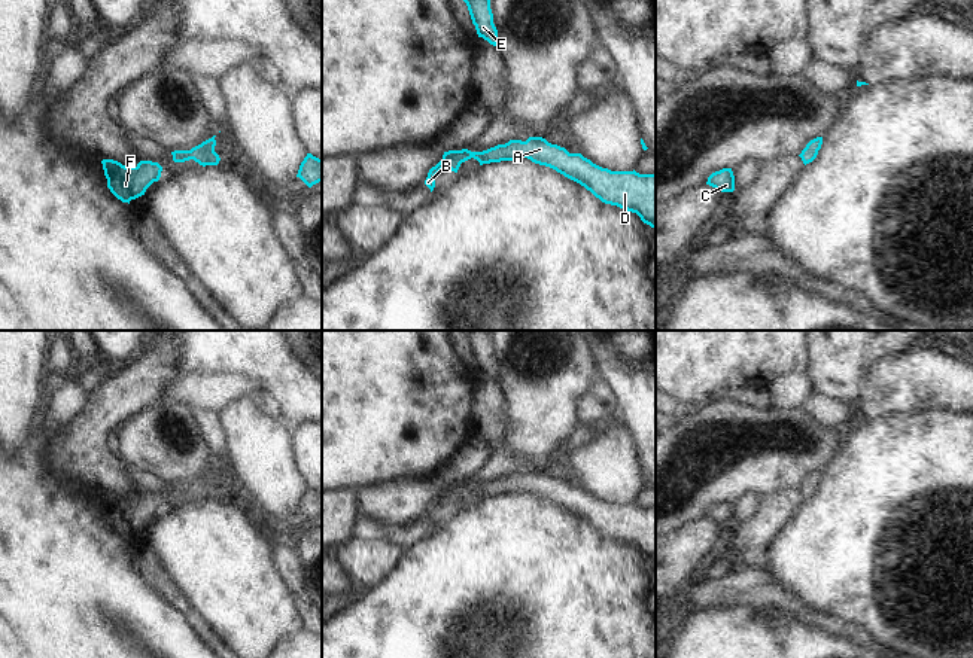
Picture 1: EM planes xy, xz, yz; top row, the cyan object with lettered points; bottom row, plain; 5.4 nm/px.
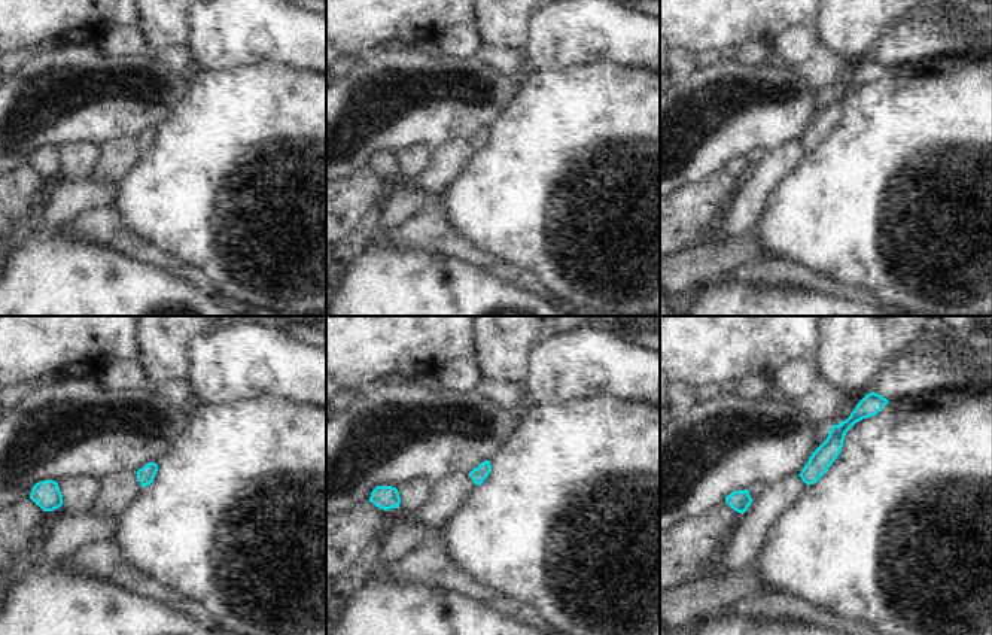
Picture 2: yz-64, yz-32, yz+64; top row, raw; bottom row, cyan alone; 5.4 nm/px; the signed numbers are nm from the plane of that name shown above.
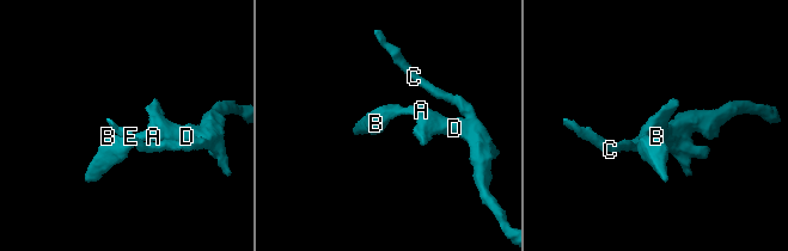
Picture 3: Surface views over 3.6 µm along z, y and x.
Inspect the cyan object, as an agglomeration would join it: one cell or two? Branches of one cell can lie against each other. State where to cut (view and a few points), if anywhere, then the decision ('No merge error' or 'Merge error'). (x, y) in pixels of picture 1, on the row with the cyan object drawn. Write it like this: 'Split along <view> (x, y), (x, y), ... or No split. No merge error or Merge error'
No split. No merge error.

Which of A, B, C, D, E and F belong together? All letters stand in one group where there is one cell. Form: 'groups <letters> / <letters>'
groups A B C D E F

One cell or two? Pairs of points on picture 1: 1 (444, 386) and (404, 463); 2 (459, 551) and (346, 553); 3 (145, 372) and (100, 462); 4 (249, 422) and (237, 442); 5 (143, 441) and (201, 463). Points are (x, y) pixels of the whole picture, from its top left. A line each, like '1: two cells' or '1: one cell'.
1: one cell
2: two cells
3: one cell
4: one cell
5: one cell

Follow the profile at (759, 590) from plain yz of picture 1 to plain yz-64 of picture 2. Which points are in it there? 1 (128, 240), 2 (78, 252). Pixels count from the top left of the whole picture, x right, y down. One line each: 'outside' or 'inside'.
1: inside
2: outside

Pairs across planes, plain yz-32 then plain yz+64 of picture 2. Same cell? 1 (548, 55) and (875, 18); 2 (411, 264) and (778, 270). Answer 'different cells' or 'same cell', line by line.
1: different cells
2: different cells

